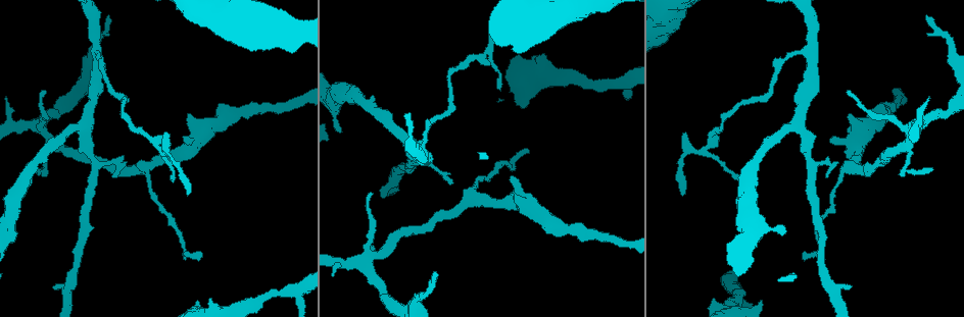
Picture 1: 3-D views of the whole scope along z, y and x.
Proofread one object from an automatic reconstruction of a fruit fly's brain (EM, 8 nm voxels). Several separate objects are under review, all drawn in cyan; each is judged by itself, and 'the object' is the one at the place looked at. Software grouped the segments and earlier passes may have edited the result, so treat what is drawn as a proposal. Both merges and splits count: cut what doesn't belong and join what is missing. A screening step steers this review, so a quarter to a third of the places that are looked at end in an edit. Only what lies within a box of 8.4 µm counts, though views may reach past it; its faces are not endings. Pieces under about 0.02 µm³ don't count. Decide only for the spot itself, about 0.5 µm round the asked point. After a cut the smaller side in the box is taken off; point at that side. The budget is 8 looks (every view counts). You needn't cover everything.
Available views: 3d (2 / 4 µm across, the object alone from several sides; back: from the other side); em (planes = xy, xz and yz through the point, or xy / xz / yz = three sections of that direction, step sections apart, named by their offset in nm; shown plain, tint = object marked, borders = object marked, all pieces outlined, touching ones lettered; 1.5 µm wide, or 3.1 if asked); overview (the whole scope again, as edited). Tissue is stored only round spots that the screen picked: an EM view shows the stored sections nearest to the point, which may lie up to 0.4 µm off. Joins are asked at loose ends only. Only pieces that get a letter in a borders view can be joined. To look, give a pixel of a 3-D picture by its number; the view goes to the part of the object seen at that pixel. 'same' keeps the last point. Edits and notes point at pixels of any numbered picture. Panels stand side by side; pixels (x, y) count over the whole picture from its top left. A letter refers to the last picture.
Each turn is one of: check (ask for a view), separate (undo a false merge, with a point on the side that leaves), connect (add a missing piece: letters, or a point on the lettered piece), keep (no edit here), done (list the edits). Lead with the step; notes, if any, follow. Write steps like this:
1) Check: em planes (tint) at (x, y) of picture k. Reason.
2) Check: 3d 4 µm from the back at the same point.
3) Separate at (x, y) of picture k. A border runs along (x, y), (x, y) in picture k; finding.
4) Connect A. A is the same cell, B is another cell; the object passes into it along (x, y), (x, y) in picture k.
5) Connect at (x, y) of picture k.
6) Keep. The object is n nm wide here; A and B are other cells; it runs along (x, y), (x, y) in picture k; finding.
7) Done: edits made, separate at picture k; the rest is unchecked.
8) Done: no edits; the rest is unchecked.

Check: 3d 4 µm at (526, 208) of picture 1. A fork.

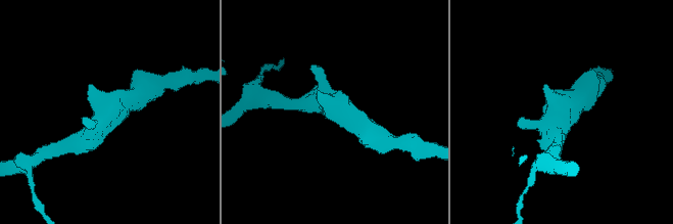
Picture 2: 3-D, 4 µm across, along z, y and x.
Check: em xz step 8 (tint) at (562, 111) of picture 2.

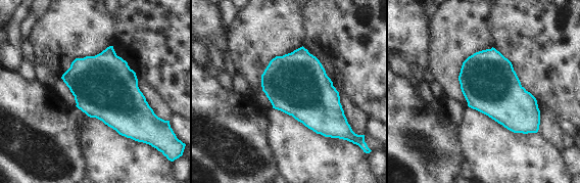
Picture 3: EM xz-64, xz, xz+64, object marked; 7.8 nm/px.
Check: em planes (borders) at the same point. Cut it another way.

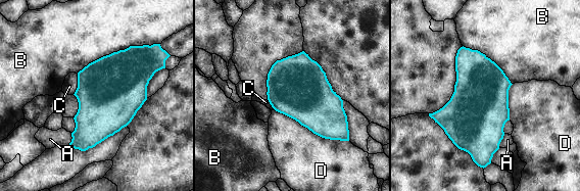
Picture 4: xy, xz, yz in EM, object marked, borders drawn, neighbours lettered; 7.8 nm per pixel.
Keep. A, B, C and D are other cells; continuous, no second neuron.

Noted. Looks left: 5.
Check: em xy step 8 (tint) at (680, 192) of picture 1. An open end.

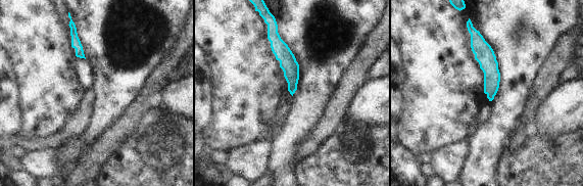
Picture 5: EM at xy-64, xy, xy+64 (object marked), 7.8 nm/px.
Check: em planes (borders) at the same point. Another direction.

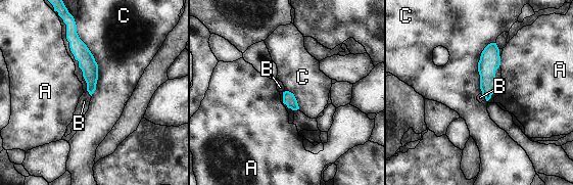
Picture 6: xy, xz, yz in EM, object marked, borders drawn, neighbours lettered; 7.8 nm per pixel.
Keep. A, B and C are other cells; none of them fits.

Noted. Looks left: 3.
Check: em xy step 8 (tint) at (292, 292) of picture 1. Arms part here.

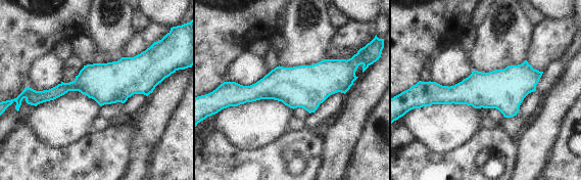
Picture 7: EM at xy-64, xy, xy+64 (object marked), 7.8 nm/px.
Check: em planes (tint) at the same point. Cut it another way.

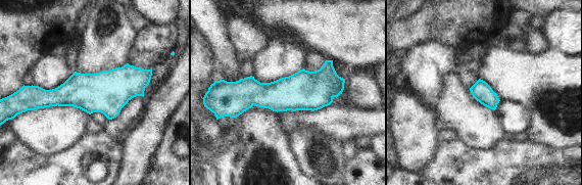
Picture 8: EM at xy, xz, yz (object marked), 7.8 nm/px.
Check: em planes (borders) at the same point.

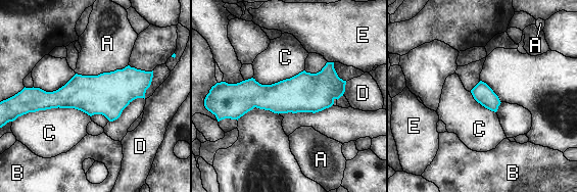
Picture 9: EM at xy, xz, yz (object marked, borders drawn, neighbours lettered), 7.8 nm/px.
Keep. The longest contact is with C, 500 nm; A, B, C, D and E are other cells; a border runs along (25, 113), (74, 107), (90, 116) in picture 9; continuous, no second neuron.

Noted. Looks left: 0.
Done: no edits; the rest is unchecked.

